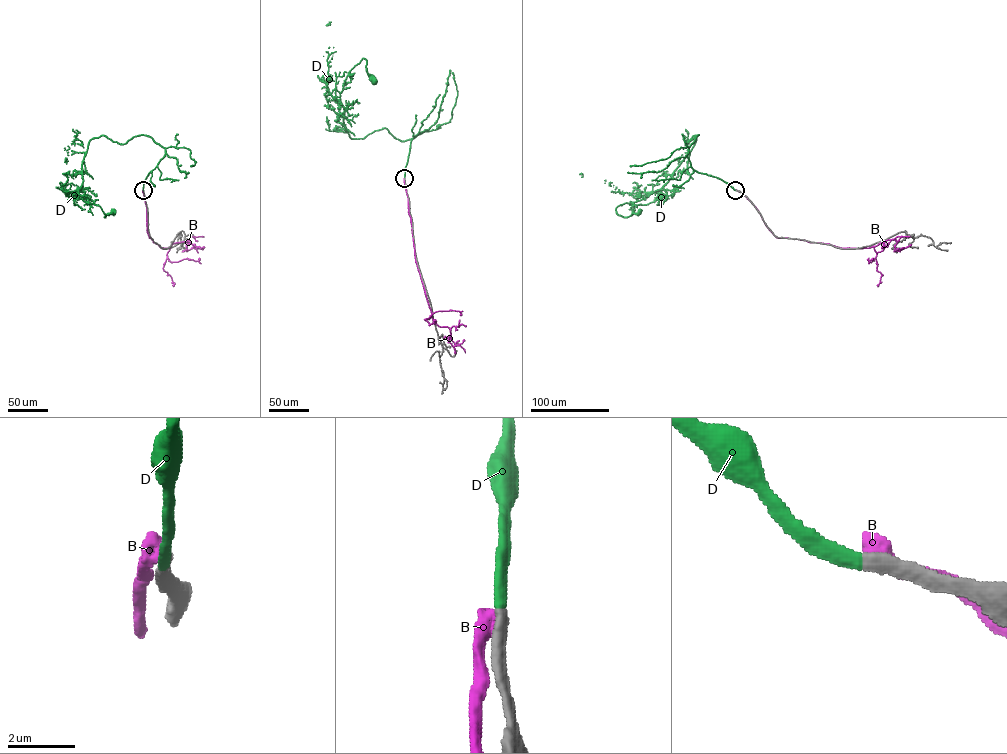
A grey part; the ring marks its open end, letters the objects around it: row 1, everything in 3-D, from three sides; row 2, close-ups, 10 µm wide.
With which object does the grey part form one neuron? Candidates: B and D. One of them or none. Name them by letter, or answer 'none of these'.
D

